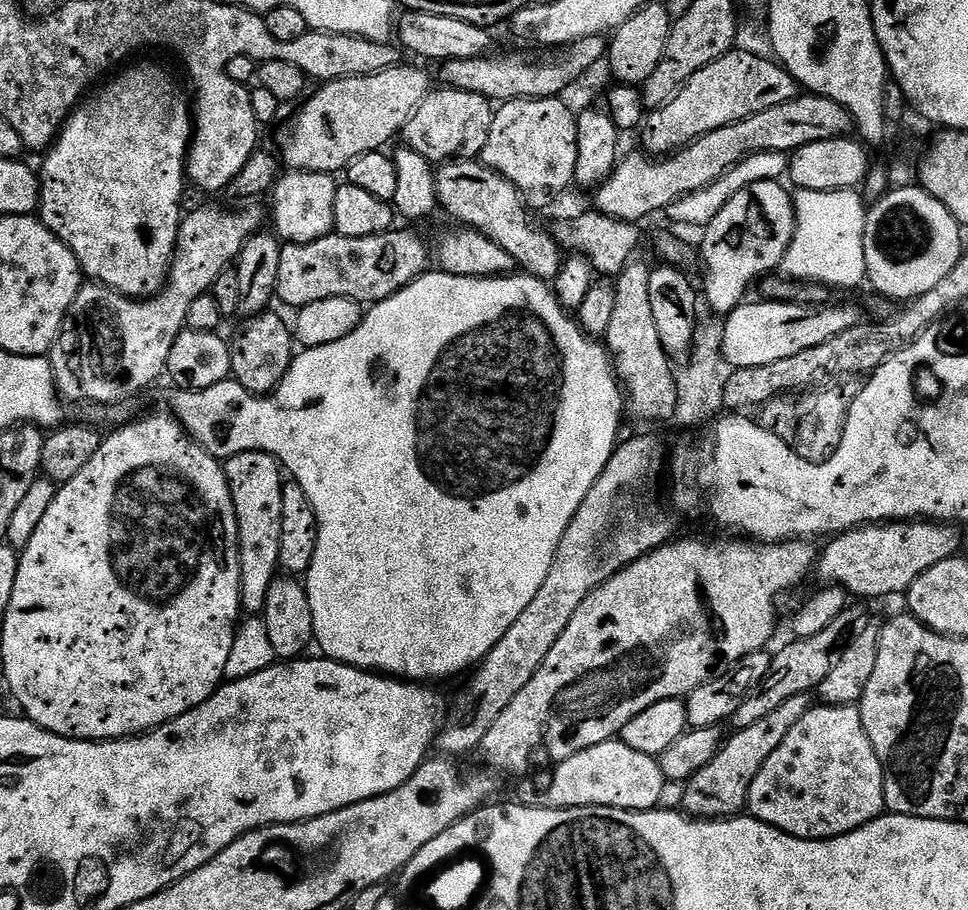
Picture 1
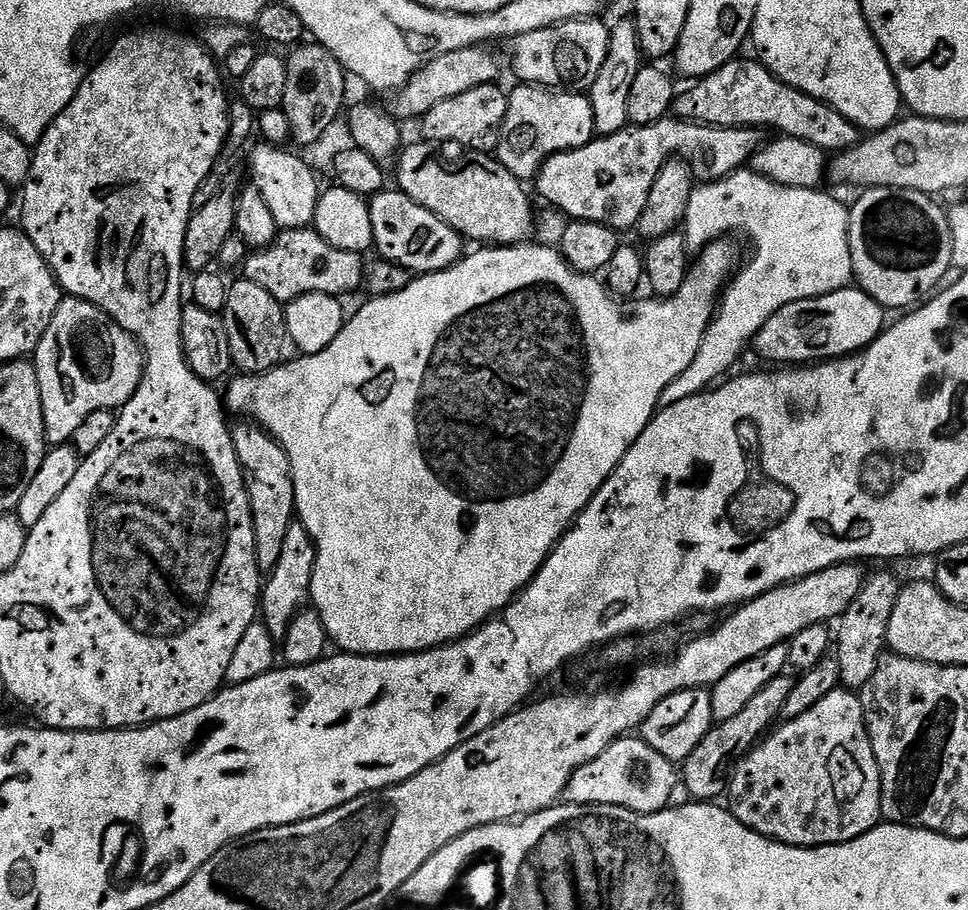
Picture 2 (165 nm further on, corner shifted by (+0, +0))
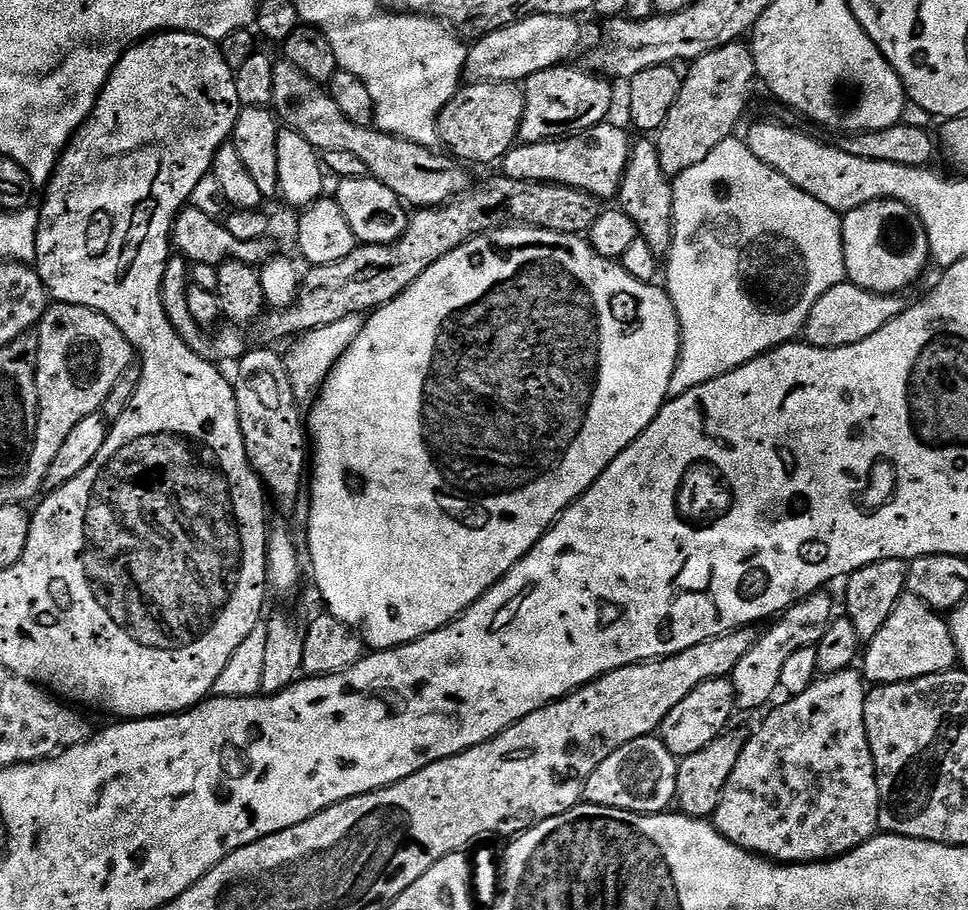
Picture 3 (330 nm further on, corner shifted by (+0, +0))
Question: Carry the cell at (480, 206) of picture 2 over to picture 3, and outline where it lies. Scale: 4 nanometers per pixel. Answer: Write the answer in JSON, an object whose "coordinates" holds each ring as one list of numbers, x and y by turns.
{"coordinates":[[283,58,274,63,271,107,283,127,302,134,302,138,306,138,306,142,310,142,317,152,323,154,339,150,355,154,361,162,366,162,366,170,372,179,382,182,382,186,390,186,399,200,408,206,413,204,413,209,437,208,469,191,469,169,457,163,451,155,381,132,375,126,358,126,350,122,350,118,338,110,338,102,334,102,327,87,311,80,302,70,298,70,298,66]]}

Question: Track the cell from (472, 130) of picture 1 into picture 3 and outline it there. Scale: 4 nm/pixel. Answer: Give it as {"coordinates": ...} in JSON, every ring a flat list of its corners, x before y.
{"coordinates":[[519,83,468,84,461,87,436,120,440,144,457,161,469,165,503,161,507,152,517,143,523,113,524,90]]}

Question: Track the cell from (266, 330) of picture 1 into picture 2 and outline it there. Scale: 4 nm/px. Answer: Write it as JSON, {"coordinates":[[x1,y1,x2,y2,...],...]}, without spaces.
{"coordinates":[[234,279,228,286,228,301,223,310,226,338,230,338,230,354,235,371,249,376,260,376,281,363,284,344,289,343,284,317,285,305,279,304,268,291,255,282]]}

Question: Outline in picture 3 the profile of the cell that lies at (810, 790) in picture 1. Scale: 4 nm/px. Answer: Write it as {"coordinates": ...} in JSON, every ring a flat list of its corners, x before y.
{"coordinates":[[855,667,842,670,838,674,821,675,812,681,810,687,802,694,785,699,781,708,773,707,764,725,753,736,749,735,744,741,744,749,738,758,738,766,734,766,734,774,726,782,722,790,722,802,718,802,718,810,714,817,716,829,730,842,734,842,747,852,755,852,765,860,774,860,777,864,814,864,825,860,835,860,837,856,845,856,858,846,862,846,873,836,877,835,880,826,880,795,876,781,876,767,870,750,870,742,866,734,866,681]]}

